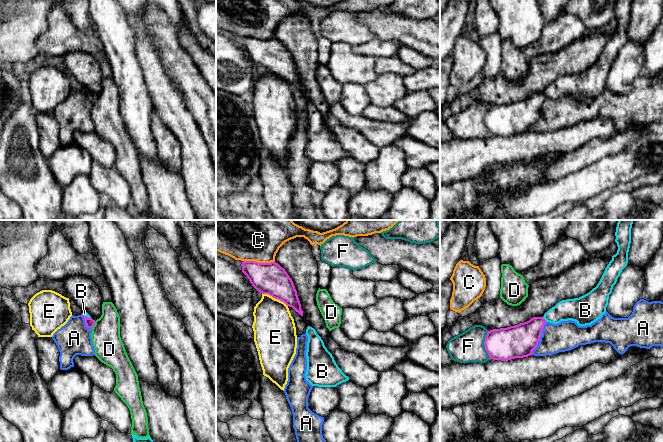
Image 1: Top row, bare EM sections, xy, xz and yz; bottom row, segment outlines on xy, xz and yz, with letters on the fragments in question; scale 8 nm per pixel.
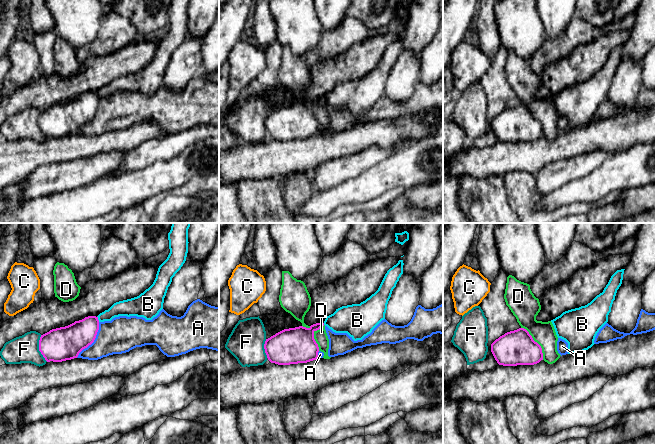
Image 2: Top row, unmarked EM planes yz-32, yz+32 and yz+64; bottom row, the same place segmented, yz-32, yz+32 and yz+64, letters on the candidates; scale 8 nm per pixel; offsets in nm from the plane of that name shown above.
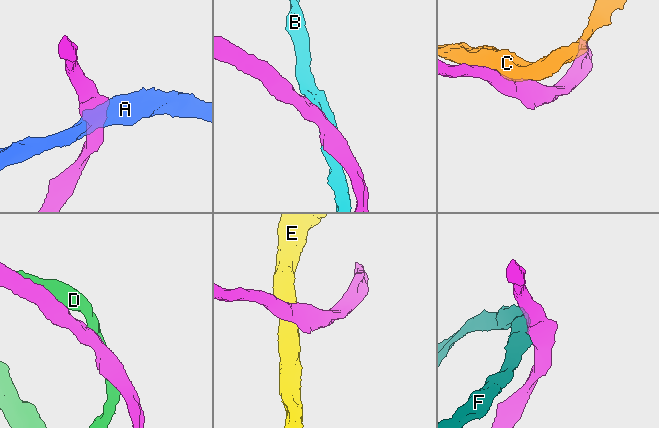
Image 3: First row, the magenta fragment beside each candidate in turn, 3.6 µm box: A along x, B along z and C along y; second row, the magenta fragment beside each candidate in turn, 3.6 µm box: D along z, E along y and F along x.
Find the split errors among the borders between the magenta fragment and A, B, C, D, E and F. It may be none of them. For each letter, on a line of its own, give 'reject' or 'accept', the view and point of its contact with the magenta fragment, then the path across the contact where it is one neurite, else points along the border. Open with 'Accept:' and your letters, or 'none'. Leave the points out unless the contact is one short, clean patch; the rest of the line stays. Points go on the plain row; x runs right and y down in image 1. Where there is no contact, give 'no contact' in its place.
Accept: none
A: reject | xy (85, 99)
B: reject | yz (544, 95) | along yz (543, 92), (546, 97)
C: reject | xz (259, 39)
D: reject | xy (93, 101)
E: reject | xz (275, 74) | along xz (262, 69), (267, 69), (281, 76), (287, 82)
F: reject | yz (484, 120) | along yz (487, 107), (484, 113), (484, 125), (490, 134)

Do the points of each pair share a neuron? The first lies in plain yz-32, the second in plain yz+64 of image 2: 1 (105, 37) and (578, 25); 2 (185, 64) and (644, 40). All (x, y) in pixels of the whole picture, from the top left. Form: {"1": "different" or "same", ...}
{"1": "same", "2": "different"}

